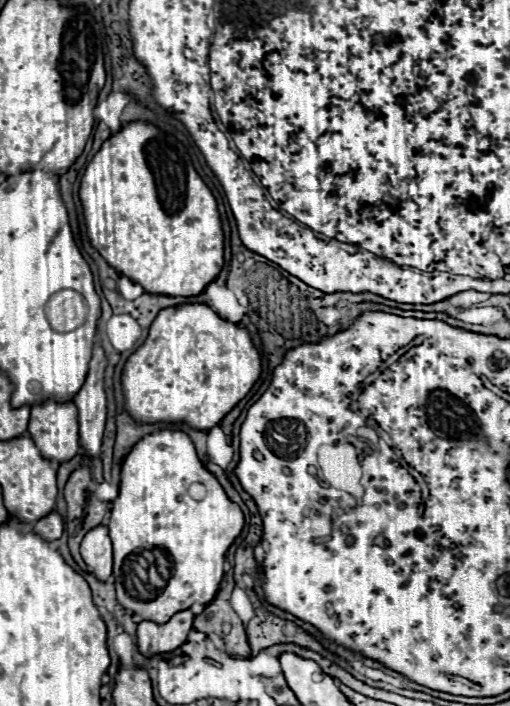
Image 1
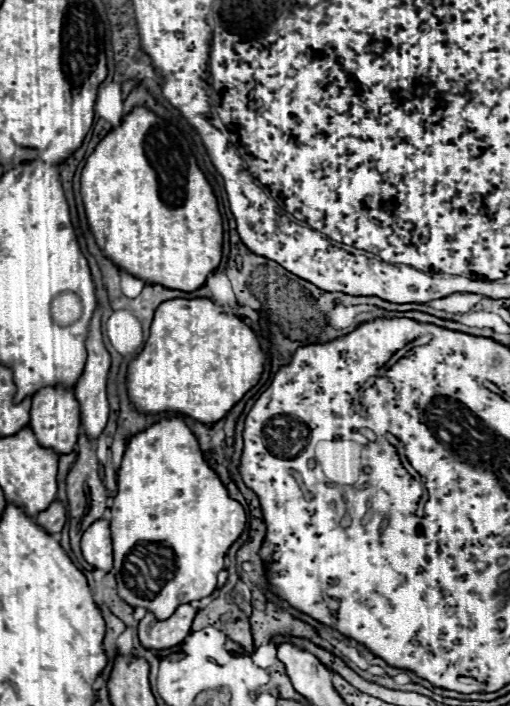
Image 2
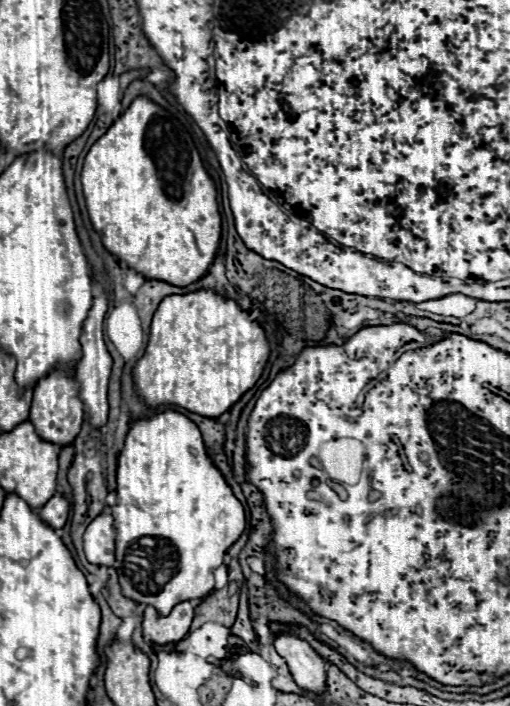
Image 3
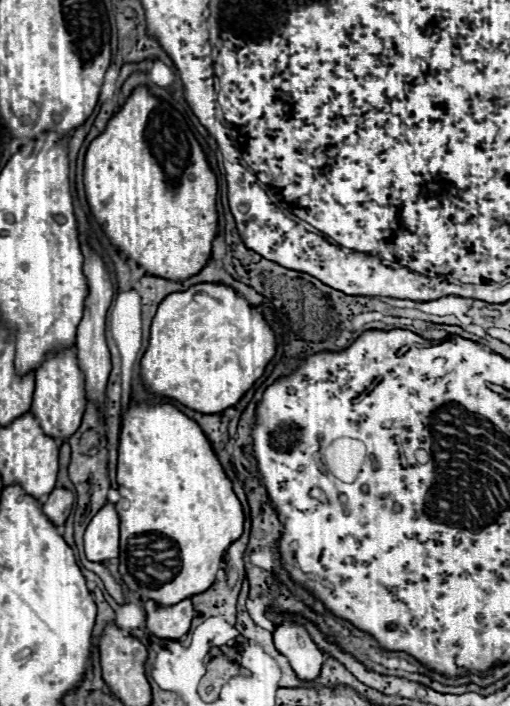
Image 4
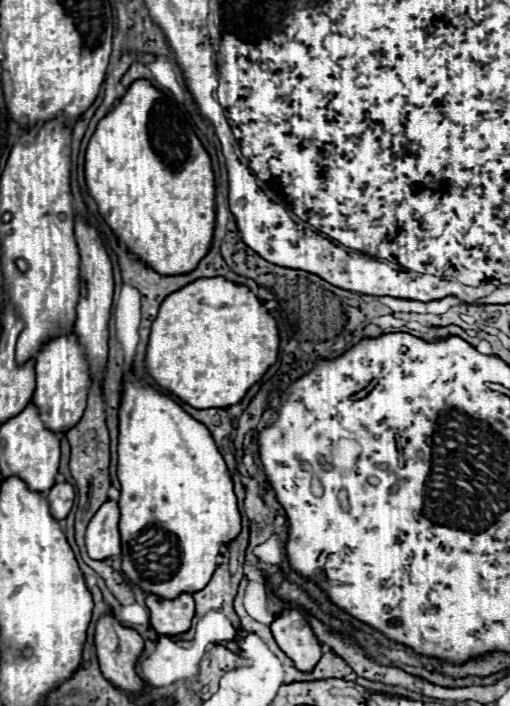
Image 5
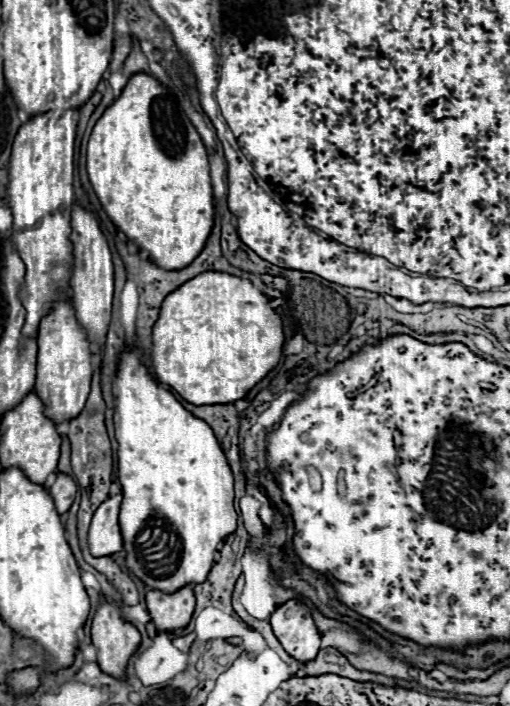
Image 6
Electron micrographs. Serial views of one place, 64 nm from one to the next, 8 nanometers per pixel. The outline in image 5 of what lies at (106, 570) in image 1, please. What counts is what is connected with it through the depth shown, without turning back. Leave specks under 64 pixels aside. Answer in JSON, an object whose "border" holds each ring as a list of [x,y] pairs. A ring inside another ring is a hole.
{"border":[[[108,500],[100,506],[86,528],[86,550],[94,560],[106,560],[120,554],[120,534],[118,534],[120,510],[118,502]]]}

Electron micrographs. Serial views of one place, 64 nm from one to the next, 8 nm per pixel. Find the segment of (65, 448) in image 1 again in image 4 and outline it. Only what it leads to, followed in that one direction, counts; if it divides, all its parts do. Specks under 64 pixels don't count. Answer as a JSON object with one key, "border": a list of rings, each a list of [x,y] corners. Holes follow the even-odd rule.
{"border":[[[64,350],[48,356],[48,360],[36,372],[36,390],[34,390],[34,402],[30,408],[40,428],[44,430],[46,436],[64,442],[70,438],[70,434],[78,430],[84,410],[86,410],[84,376],[78,368],[76,350]]]}

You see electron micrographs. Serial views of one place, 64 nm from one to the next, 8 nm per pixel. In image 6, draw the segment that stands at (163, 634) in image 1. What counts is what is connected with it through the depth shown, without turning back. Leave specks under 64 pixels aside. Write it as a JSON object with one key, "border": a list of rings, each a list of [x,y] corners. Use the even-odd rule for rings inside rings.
{"border":[[[184,586],[174,594],[150,590],[146,594],[146,606],[158,632],[174,632],[188,626],[194,614],[196,598],[190,586]]]}

